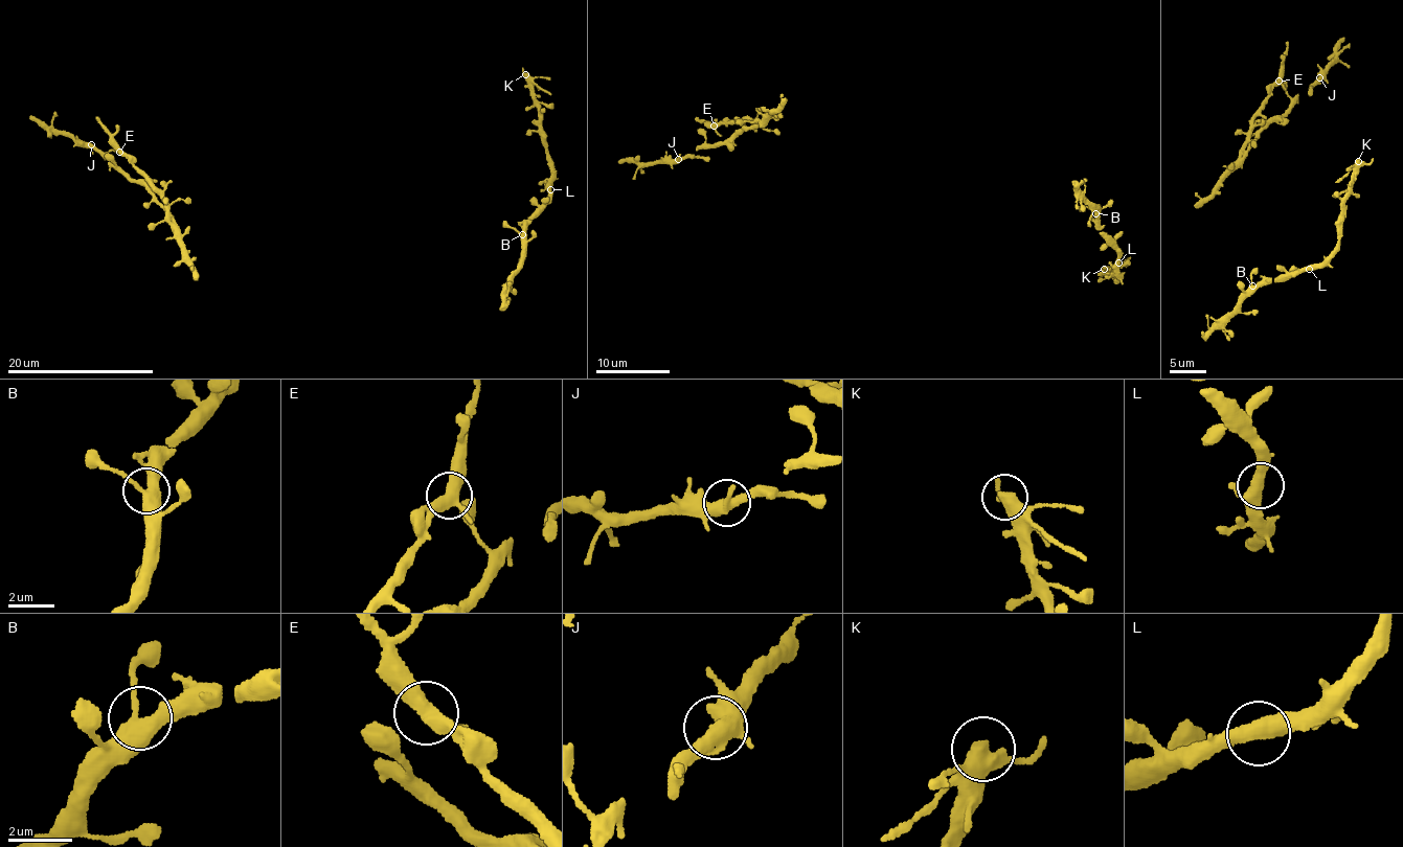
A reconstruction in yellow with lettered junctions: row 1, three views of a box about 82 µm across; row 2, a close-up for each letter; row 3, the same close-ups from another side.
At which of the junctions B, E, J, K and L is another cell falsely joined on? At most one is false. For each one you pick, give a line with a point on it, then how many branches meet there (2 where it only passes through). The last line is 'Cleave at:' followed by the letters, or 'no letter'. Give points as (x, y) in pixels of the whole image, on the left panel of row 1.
Cleave at: no letter

